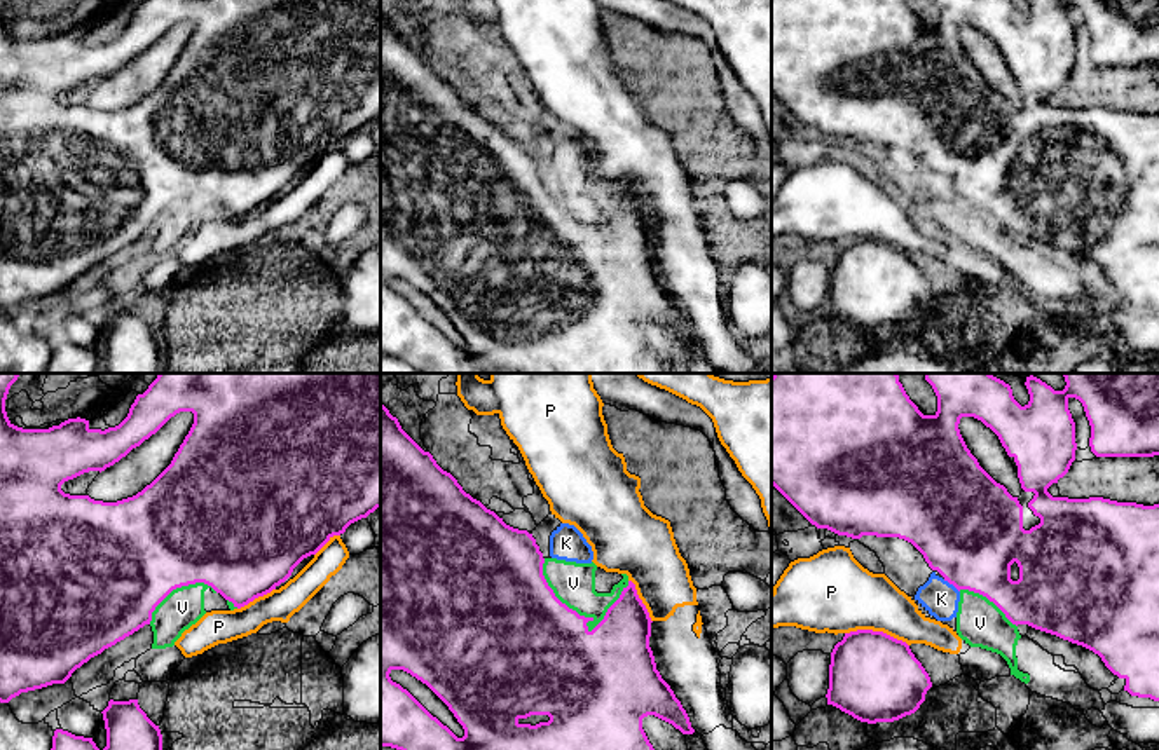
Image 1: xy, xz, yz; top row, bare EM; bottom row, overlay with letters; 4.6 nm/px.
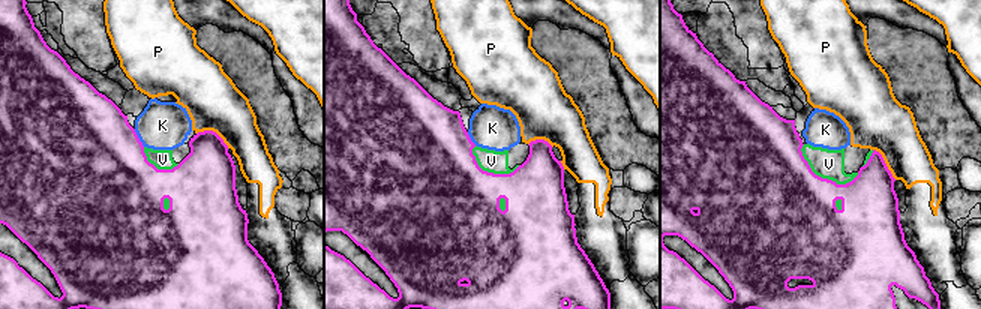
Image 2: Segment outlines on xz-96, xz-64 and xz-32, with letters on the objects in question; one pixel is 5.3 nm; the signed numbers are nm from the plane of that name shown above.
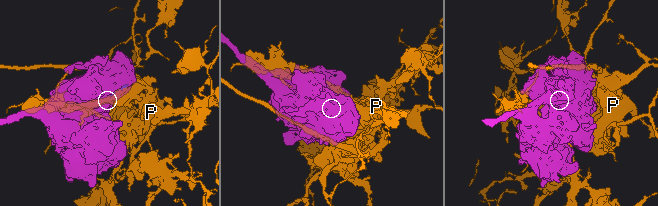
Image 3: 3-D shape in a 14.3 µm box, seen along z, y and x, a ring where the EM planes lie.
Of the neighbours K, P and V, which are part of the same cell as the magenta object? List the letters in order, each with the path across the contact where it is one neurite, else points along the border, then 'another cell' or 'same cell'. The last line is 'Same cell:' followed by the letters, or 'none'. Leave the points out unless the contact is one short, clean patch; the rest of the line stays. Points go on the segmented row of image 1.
K: another cell
P: another cell
V: another cell
Same cell: none

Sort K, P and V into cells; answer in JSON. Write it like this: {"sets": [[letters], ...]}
{"sets": [["K", "V"], ["P"]]}

